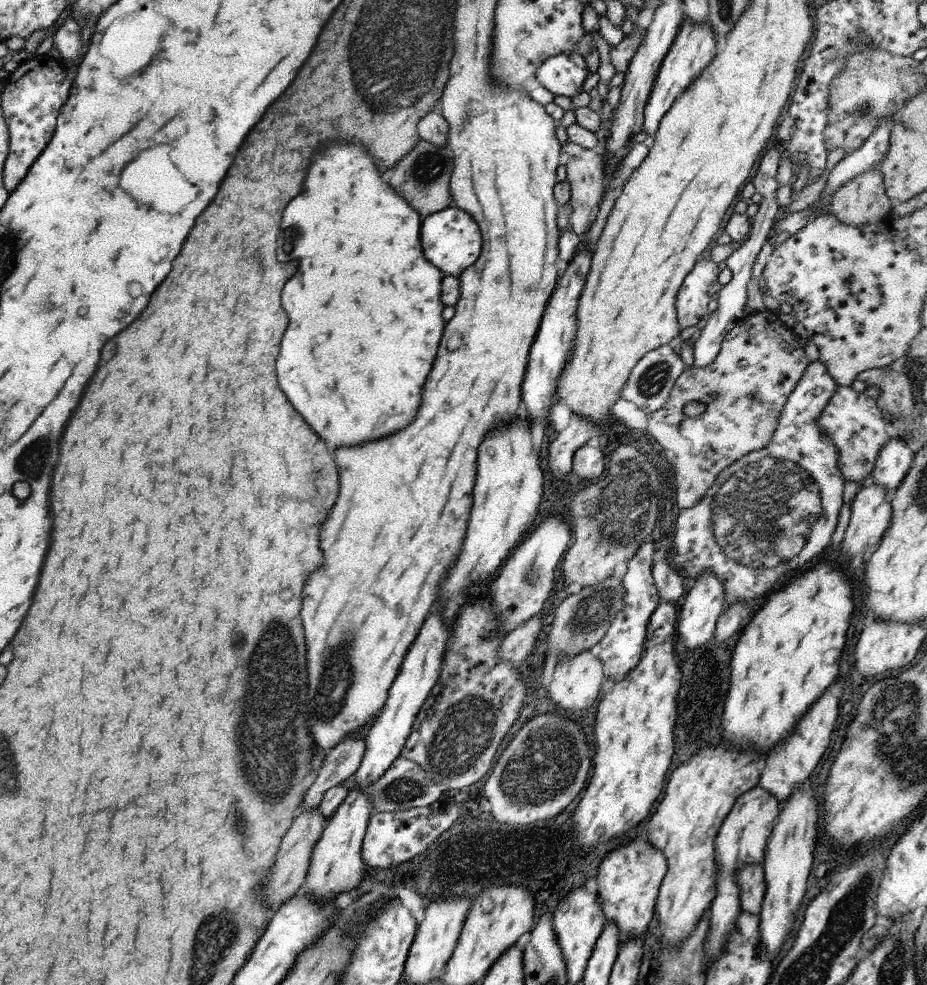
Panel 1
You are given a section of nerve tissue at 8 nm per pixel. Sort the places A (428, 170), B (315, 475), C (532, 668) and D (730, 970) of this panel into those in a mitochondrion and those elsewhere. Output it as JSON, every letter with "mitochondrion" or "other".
{"A":"mitochondrion","B":"mitochondrion","C":"other","D":"other"}

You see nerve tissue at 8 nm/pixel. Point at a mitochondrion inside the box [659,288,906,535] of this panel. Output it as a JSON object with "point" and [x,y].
{"point":[755,397]}

